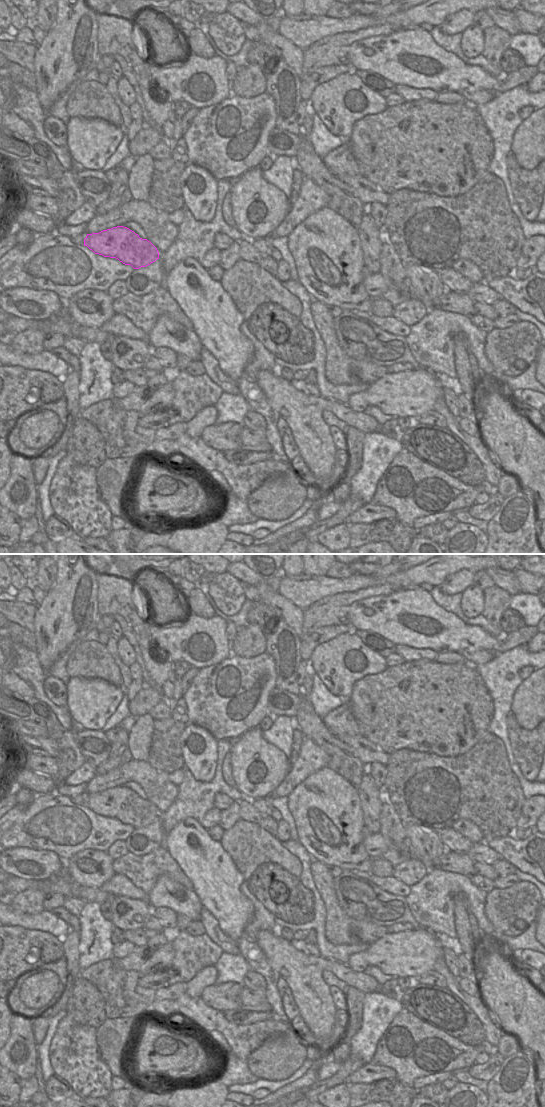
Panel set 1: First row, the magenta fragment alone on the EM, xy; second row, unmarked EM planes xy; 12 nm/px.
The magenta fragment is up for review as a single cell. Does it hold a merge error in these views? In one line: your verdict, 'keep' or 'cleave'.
keep

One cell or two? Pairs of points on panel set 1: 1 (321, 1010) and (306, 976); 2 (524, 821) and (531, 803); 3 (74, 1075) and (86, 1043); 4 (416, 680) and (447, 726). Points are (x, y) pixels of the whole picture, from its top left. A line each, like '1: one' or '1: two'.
1: one
2: one
3: one
4: one

